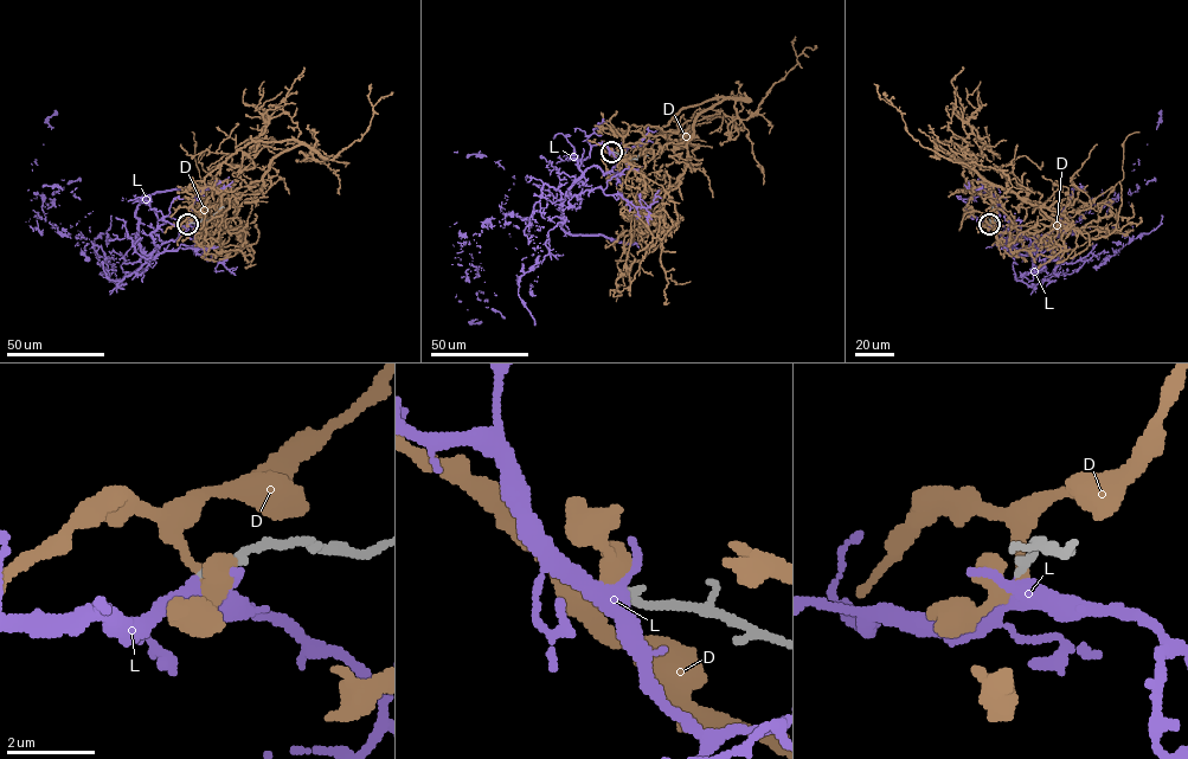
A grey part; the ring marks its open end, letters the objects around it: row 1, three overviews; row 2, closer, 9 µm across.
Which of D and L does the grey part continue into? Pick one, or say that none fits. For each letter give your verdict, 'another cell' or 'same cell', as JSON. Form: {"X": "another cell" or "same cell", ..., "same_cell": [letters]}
{"D": "another cell", "L": "same cell", "same_cell": ["L"]}

